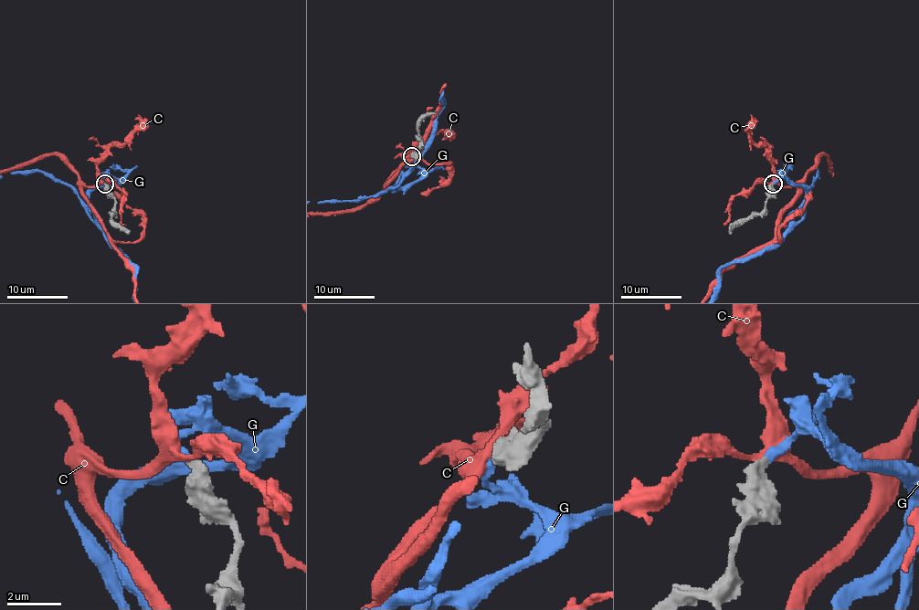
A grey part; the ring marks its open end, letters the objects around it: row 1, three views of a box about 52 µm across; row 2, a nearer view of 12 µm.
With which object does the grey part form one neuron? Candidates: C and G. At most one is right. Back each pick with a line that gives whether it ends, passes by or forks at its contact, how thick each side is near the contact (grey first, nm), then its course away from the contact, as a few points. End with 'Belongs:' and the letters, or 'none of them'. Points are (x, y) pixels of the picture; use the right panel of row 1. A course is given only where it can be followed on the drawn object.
G: it ends | 480/280 nm
Belongs: G

